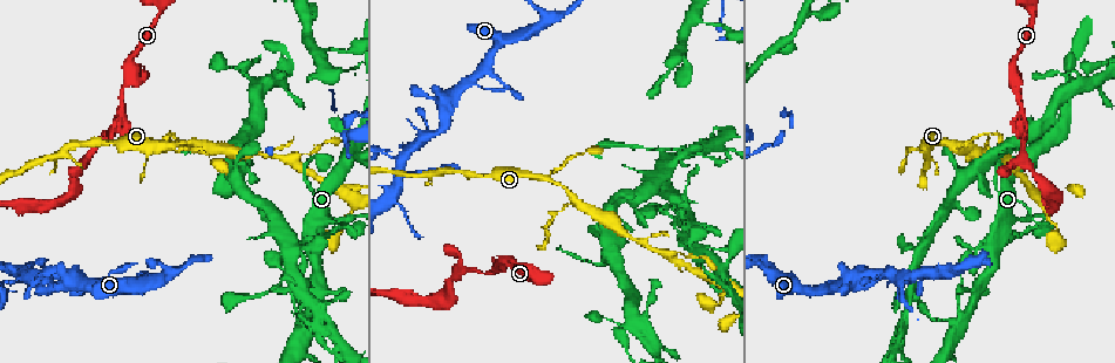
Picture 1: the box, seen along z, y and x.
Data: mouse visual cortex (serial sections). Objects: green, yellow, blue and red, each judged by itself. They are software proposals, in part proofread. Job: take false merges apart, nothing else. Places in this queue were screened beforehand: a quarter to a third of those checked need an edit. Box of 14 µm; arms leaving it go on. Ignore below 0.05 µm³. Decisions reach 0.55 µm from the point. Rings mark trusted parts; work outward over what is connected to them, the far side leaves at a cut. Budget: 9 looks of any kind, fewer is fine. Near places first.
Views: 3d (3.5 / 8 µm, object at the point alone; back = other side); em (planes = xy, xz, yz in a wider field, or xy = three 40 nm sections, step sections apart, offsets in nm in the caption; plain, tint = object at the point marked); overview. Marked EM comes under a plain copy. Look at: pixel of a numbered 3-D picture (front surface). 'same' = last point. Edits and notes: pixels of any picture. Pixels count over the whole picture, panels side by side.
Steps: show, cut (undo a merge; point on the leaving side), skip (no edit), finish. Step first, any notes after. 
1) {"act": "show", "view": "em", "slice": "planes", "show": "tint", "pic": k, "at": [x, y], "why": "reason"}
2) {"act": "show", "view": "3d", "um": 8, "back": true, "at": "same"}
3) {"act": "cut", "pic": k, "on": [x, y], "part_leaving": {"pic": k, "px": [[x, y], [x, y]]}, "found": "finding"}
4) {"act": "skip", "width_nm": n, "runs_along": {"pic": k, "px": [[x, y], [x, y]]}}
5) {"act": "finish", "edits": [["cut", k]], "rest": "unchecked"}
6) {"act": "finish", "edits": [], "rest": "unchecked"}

{"act": "show", "view": "3d", "um": 3.5, "pic": 1, "at": [485, 175], "why": "a narrow waist"}

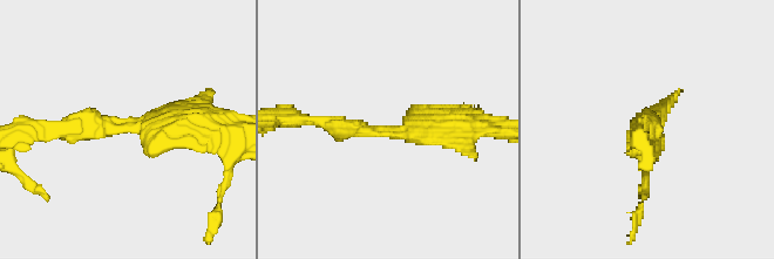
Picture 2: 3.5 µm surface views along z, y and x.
{"act": "show", "view": "em", "slice": "xy", "step": 5, "show": "tint", "pic": 2, "at": [382, 130], "arm_widths_nm": [200, 300]}

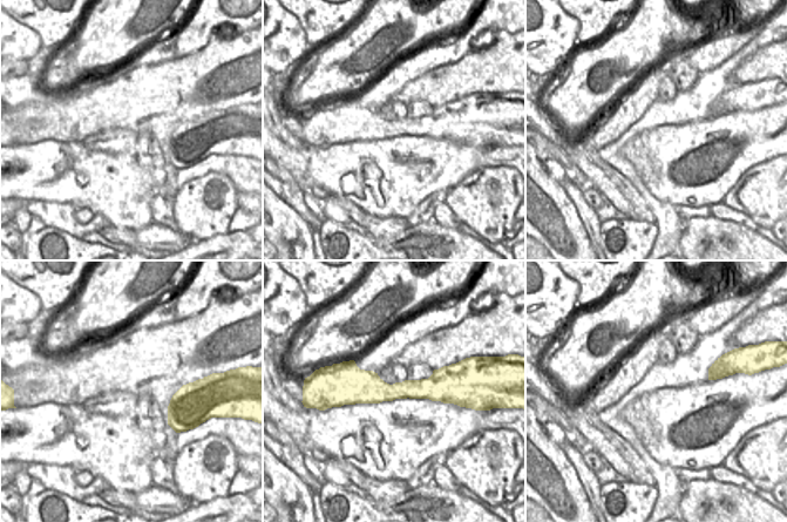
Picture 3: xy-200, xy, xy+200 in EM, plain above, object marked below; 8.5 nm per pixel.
{"act": "skip", "runs_along": {"pic": 2, "px": [[189, 111], [121, 129], [41, 129]]}, "found": "all the same cell"}

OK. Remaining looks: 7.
{"act": "show", "view": "3d", "um": 8, "pic": 1, "at": [665, 210]}

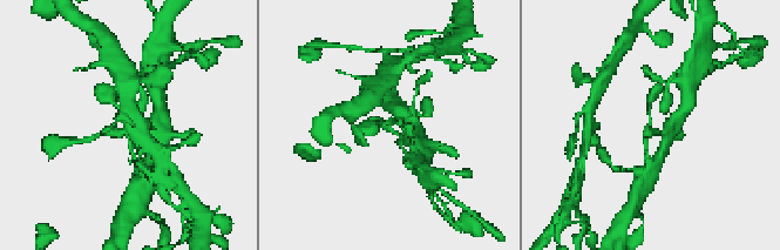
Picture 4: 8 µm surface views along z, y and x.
{"act": "show", "view": "em", "slice": "xy", "step": 2, "show": "tint", "pic": 4, "at": [388, 124], "why": "need the tissue"}

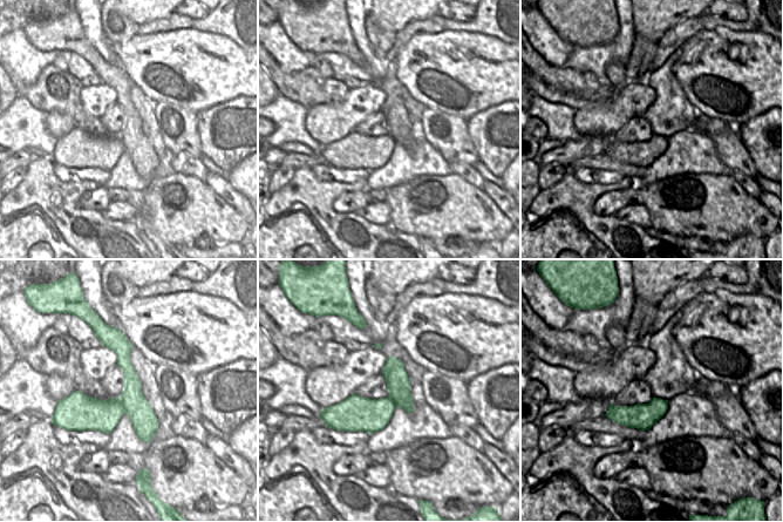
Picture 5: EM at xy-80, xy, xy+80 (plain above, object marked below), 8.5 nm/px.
{"act": "skip", "runs_along": {"pic": 4, "px": [[154, 126], [127, 130], [112, 101]]}, "found": "one cell here"}

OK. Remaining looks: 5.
{"act": "show", "view": "3d", "um": 3.5, "pic": 1, "at": [544, 176], "why": "arms part here"}

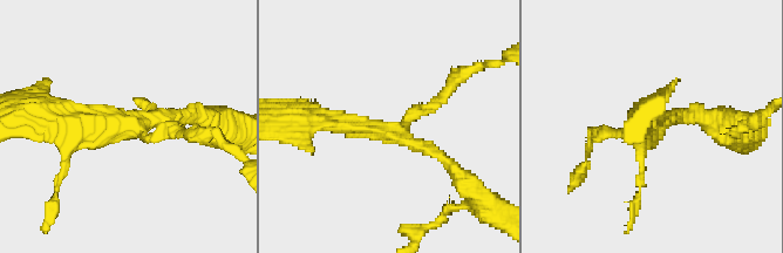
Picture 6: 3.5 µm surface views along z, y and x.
{"act": "skip", "runs_along": {"pic": 6, "px": [[318, 117], [404, 136], [458, 175]]}, "found": "one cell here"}

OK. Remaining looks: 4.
{"act": "show", "view": "3d", "um": 3.5, "pic": 1, "at": [107, 131], "why": "a narrow waist"}

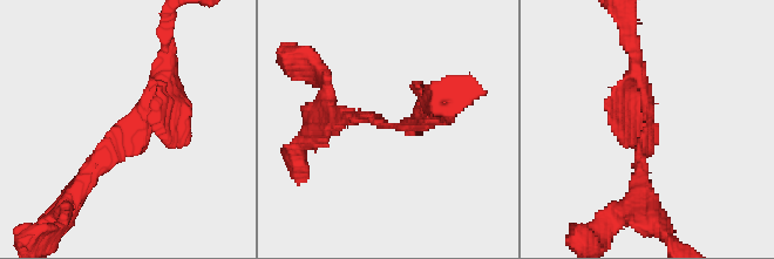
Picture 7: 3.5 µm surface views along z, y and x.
{"act": "show", "view": "em", "slice": "xy", "step": 5, "show": "tint", "pic": 7, "at": [123, 128], "arm_widths_nm": [200, 200]}

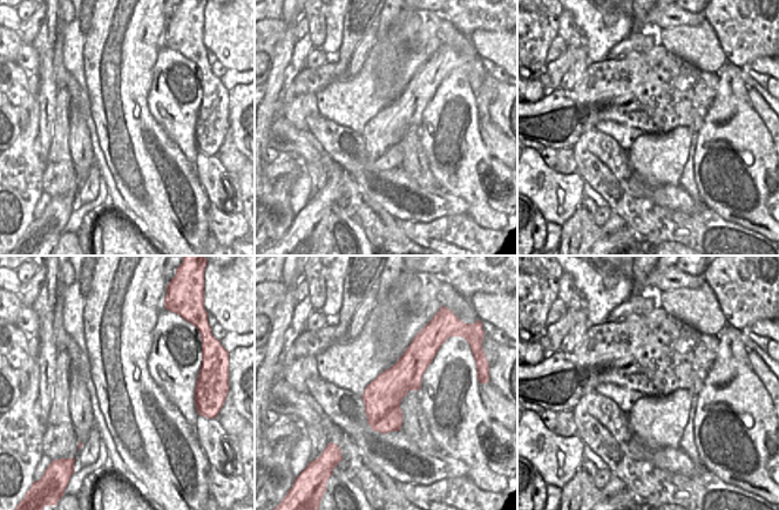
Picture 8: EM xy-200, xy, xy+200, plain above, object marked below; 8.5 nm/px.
{"act": "skip", "width_nm": 320, "runs_along": {"pic": 7, "px": [[167, 68], [167, 82], [76, 191]]}, "found": "all the same cell"}

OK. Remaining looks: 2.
{"act": "finish", "edits": [], "rest": "unchecked"}

